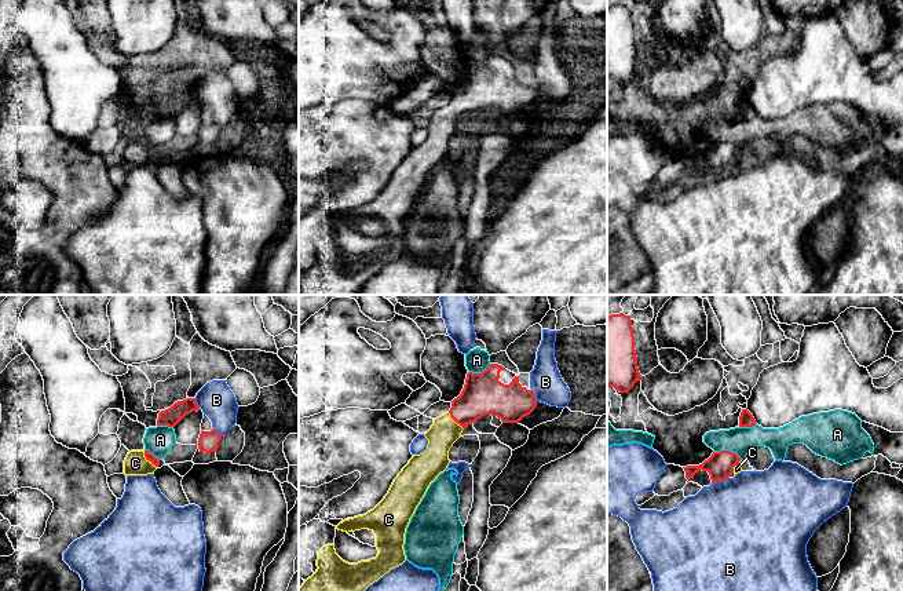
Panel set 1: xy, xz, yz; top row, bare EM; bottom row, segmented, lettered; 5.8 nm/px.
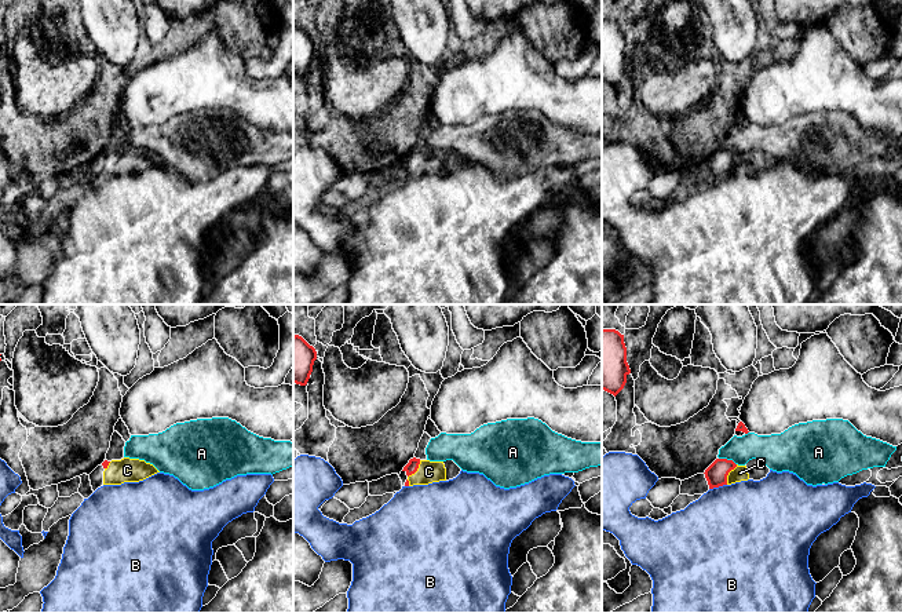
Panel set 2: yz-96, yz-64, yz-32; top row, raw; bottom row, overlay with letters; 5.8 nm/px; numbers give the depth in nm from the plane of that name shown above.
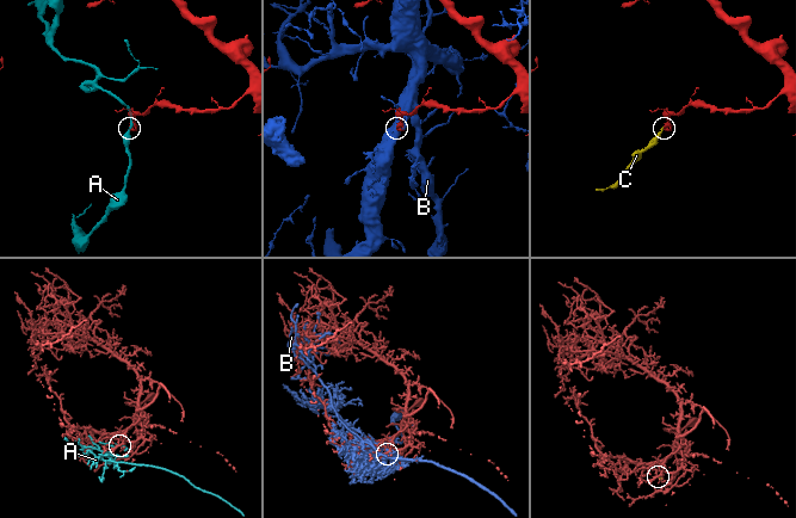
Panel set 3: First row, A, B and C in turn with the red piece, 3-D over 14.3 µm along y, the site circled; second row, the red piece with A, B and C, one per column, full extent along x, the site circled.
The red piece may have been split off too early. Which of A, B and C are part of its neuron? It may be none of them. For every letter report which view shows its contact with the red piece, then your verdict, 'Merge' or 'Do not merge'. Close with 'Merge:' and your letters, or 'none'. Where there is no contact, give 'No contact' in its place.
A: Touches red in yz. Do not merge
B: Touches red in yz. Do not merge
C: Touches red in xy. Merge
Merge: C

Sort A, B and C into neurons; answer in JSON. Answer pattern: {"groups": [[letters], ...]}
{"groups": [["A"], ["B"], ["C"]]}

